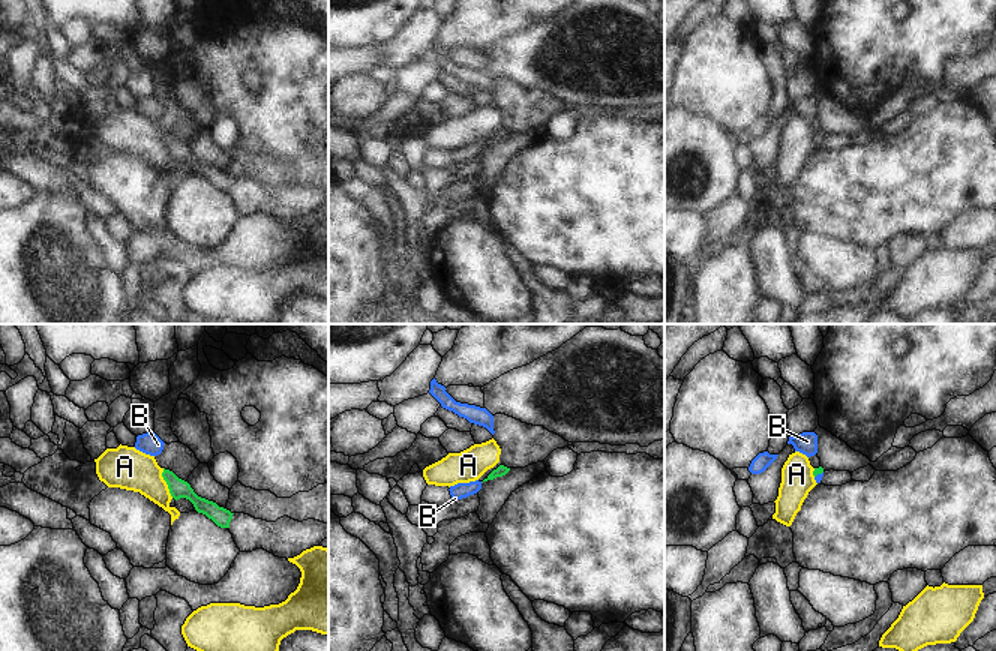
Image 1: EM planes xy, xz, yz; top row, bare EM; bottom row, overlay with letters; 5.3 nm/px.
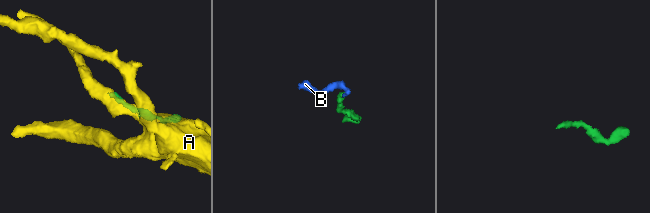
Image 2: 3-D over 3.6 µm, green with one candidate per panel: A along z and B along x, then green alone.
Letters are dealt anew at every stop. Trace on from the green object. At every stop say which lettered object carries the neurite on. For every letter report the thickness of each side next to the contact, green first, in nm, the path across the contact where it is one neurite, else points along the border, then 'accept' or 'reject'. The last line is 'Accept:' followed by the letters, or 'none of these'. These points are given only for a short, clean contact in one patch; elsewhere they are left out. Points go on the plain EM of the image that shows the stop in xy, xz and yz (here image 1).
A: 100/220 nm | along xy (162, 132), (162, 141), (173, 161) | reject
B: 40/40 nm | across yz (819, 134), (818, 137), (818, 141) | accept
Accept: B

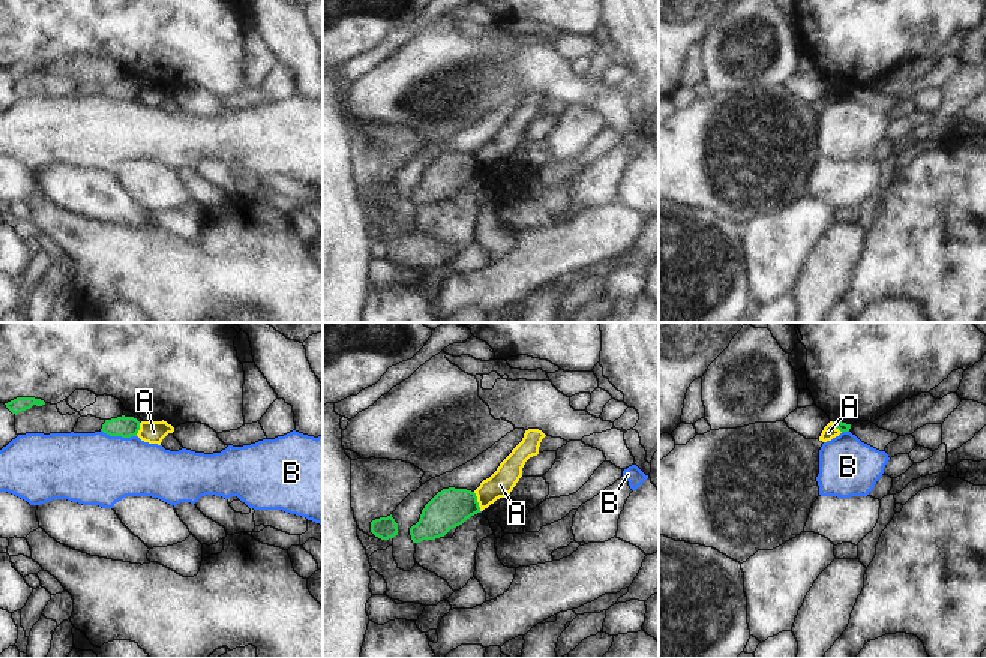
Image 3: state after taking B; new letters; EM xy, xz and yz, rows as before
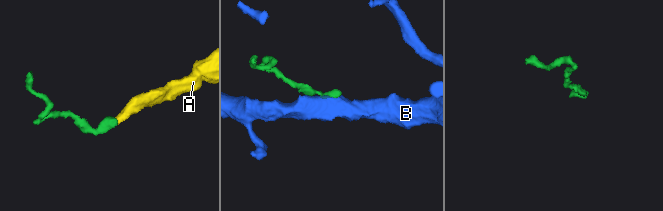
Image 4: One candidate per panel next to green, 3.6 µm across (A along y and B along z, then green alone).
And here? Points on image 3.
A: 200/140 nm | along xz (473, 156), (480, 174) | reject
B: 110/380 nm | along xy (101, 93), (110, 99), (135, 101) | reject
Accept: none of these

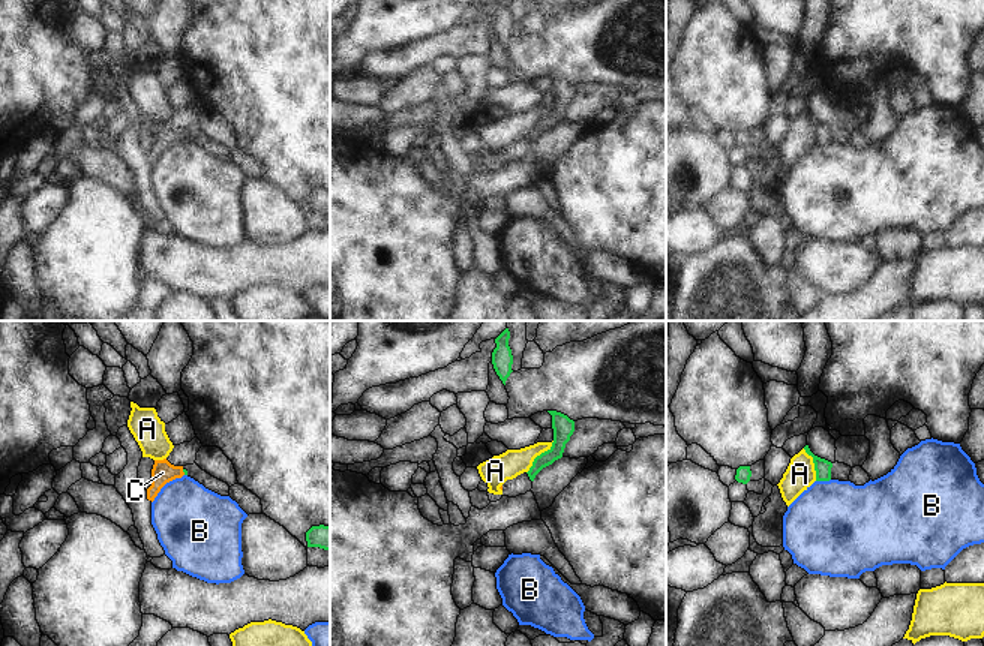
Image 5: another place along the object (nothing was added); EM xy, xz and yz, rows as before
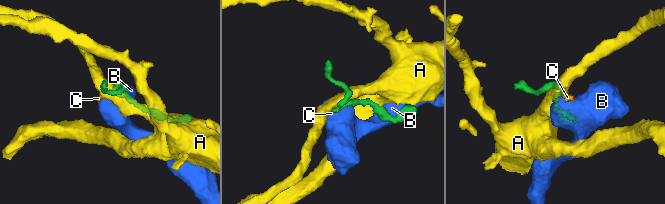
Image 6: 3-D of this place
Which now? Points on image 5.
A: 110/150 nm | along xz (554, 105), (534, 123), (527, 137) | reject
B: 90/480 nm | along yz (830, 143), (816, 146) | reject
C: 20/120 nm | across xy (185, 135), (183, 135), (162, 137) | accept
Accept: C

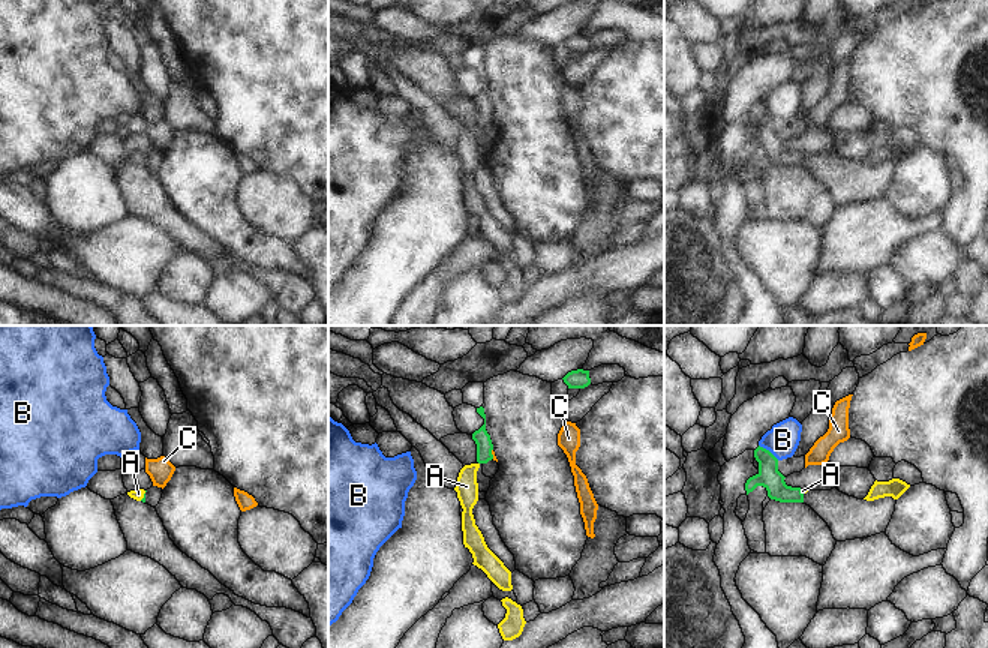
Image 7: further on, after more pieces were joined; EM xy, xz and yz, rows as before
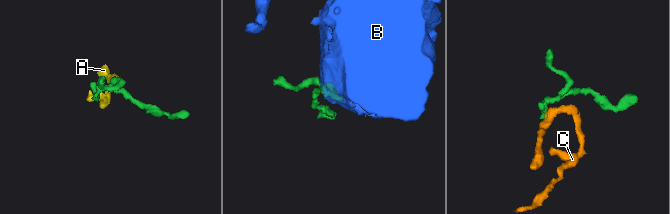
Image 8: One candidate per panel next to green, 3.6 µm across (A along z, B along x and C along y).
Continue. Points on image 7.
A: 20/60 nm | across xy (143, 164), (144, 159), (138, 158) | accept
B: 120/170 nm | along yz (759, 108), (778, 123) | reject
C: 90/20 nm | along xz (492, 113), (494, 122) | reject
Accept: A

